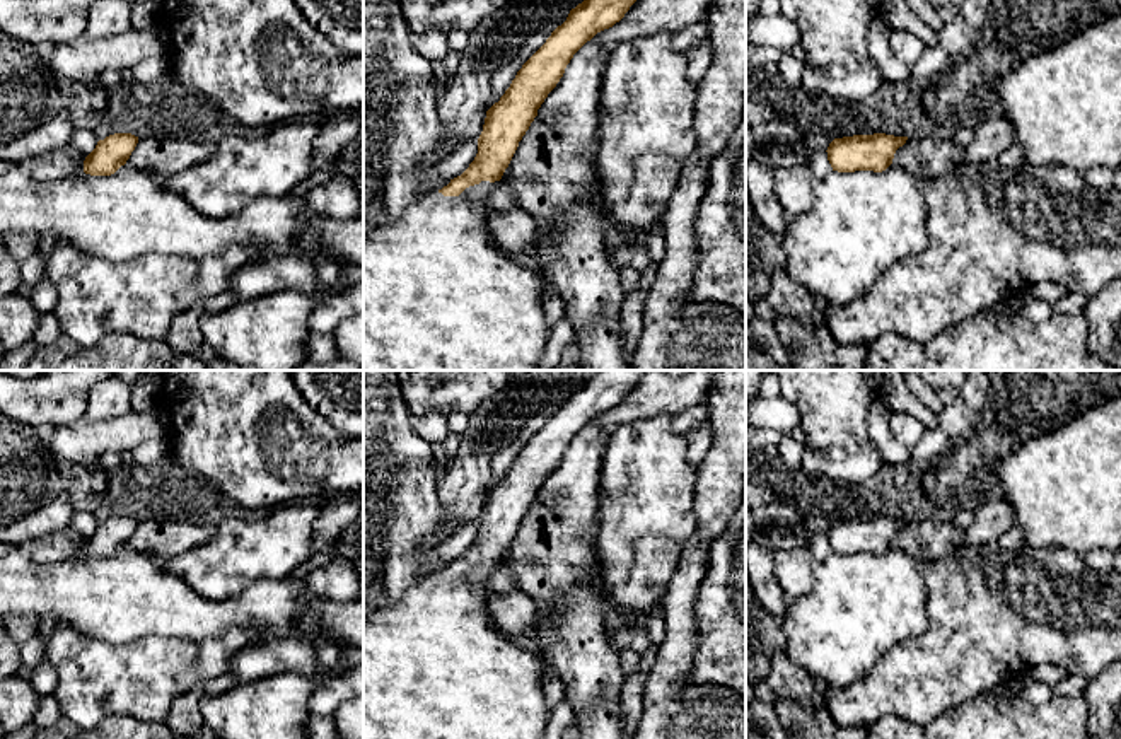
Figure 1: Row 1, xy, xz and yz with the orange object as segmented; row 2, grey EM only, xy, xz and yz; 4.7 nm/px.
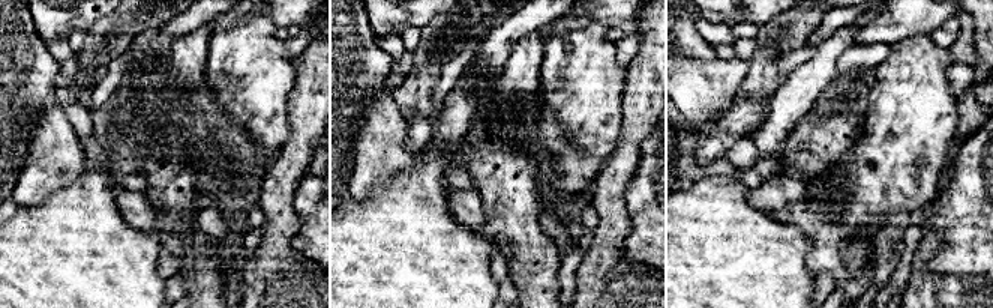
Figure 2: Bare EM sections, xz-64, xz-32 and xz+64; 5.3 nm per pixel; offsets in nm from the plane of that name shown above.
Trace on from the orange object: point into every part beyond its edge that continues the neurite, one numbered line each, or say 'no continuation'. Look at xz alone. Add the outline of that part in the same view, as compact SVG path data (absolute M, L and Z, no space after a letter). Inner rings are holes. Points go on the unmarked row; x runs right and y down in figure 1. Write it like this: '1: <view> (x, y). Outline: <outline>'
1: xz (435, 666). Outline: M481 563L466 570L459 579L444 579L439 573L423 577L398 602L387 602L363 620L363 739L543 739L551 715L541 683L543 660L514 643L508 635L493 625L485 585L490 570L490 563Z

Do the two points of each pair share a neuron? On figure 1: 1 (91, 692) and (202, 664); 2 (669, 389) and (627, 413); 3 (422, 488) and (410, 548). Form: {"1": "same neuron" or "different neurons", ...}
{"1": "same neuron", "2": "same neuron", "3": "same neuron"}

